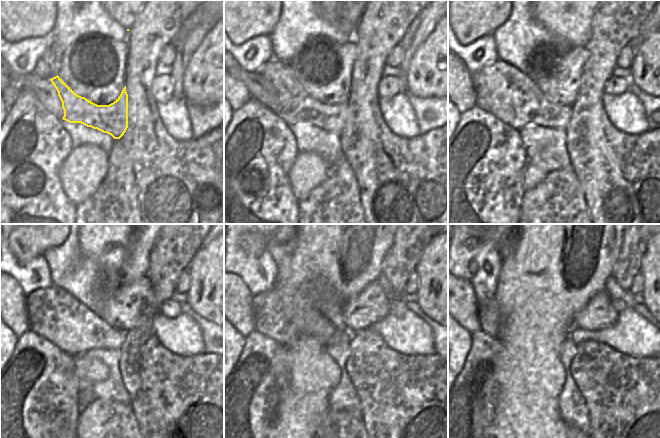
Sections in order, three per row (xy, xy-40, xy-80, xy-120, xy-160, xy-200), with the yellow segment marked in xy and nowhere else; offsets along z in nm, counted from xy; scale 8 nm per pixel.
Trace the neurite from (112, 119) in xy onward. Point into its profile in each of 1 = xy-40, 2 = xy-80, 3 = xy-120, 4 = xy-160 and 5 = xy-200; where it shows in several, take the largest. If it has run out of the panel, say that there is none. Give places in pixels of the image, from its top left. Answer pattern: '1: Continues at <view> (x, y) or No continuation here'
1: Continues at xy-40 (294, 105)
2: Continues at xy-80 (510, 95)
3: Continues at xy-120 (54, 314)
4: Continues at xy-160 (287, 321)
5: Continues at xy-200 (488, 312)

